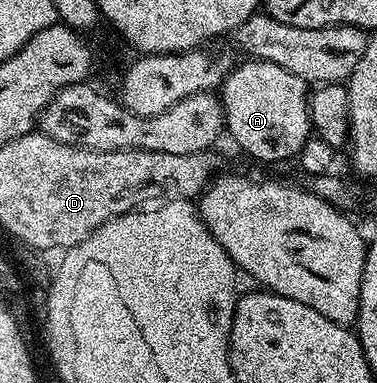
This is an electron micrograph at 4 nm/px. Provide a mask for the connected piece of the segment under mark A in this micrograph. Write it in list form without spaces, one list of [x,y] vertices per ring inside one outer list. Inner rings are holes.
[[[247,59],[245,62],[239,63],[226,75],[226,79],[220,85],[220,99],[222,101],[222,109],[226,115],[225,131],[230,132],[230,136],[251,156],[254,160],[263,160],[266,164],[274,164],[277,160],[290,160],[293,161],[298,155],[298,151],[304,146],[304,142],[310,139],[312,129],[310,126],[310,106],[308,103],[308,85],[305,80],[296,78],[296,74],[288,74],[288,70],[284,70],[284,66],[276,66],[267,60],[252,60]]]

